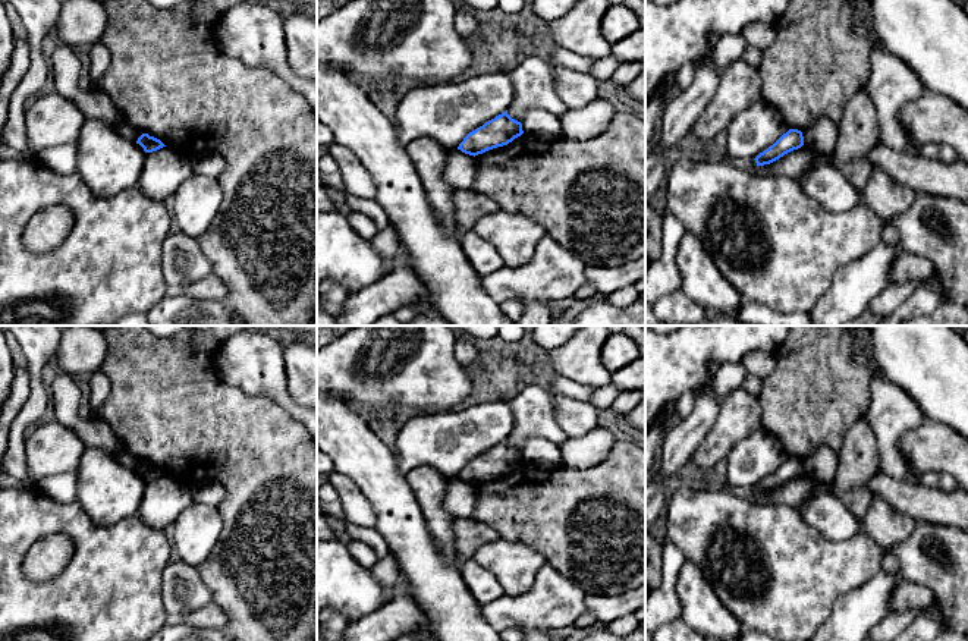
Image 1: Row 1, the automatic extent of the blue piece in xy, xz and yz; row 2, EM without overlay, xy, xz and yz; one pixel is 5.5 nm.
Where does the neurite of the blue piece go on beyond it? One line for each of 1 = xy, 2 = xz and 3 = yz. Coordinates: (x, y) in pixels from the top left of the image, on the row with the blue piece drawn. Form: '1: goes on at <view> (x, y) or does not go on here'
1: does not go on here
2: does not go on here
3: does not go on here

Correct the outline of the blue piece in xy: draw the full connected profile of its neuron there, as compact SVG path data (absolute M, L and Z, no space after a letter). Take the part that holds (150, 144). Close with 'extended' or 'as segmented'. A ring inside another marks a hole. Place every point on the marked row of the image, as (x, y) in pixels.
M142 133L136 144L139 144L145 153L153 153L166 147L160 139L150 136L148 133Z | as segmented

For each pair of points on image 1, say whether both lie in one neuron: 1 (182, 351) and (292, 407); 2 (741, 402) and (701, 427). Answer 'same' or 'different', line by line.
1: different
2: different

